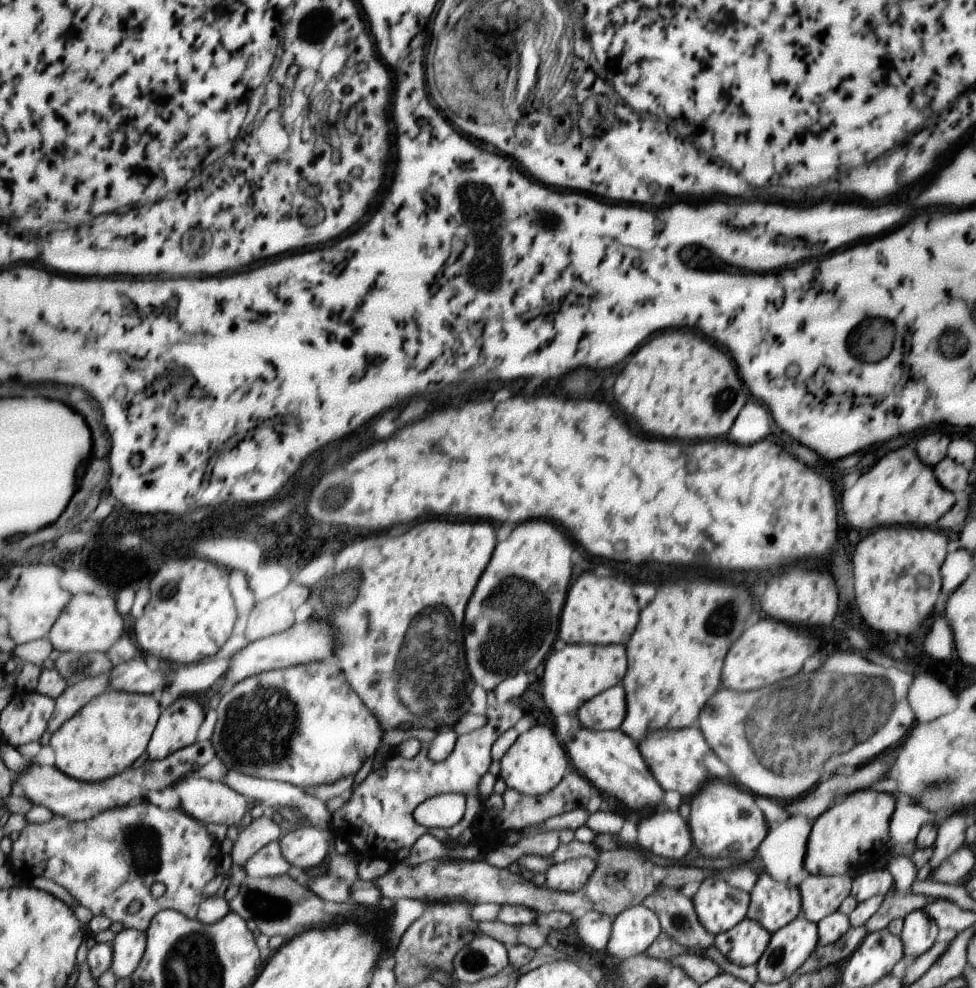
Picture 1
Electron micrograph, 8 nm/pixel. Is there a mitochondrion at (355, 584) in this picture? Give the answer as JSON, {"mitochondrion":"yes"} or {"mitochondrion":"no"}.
{"mitochondrion":"yes"}

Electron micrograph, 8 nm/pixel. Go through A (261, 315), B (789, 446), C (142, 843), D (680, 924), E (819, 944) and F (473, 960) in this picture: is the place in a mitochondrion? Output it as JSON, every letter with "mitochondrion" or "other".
{"A":"other","B":"other","C":"mitochondrion","D":"mitochondrion","E":"other","F":"mitochondrion"}

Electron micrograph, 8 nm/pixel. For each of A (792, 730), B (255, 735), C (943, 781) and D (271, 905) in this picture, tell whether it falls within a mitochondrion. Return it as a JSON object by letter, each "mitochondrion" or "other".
{"A":"mitochondrion","B":"mitochondrion","C":"mitochondrion","D":"mitochondrion"}

